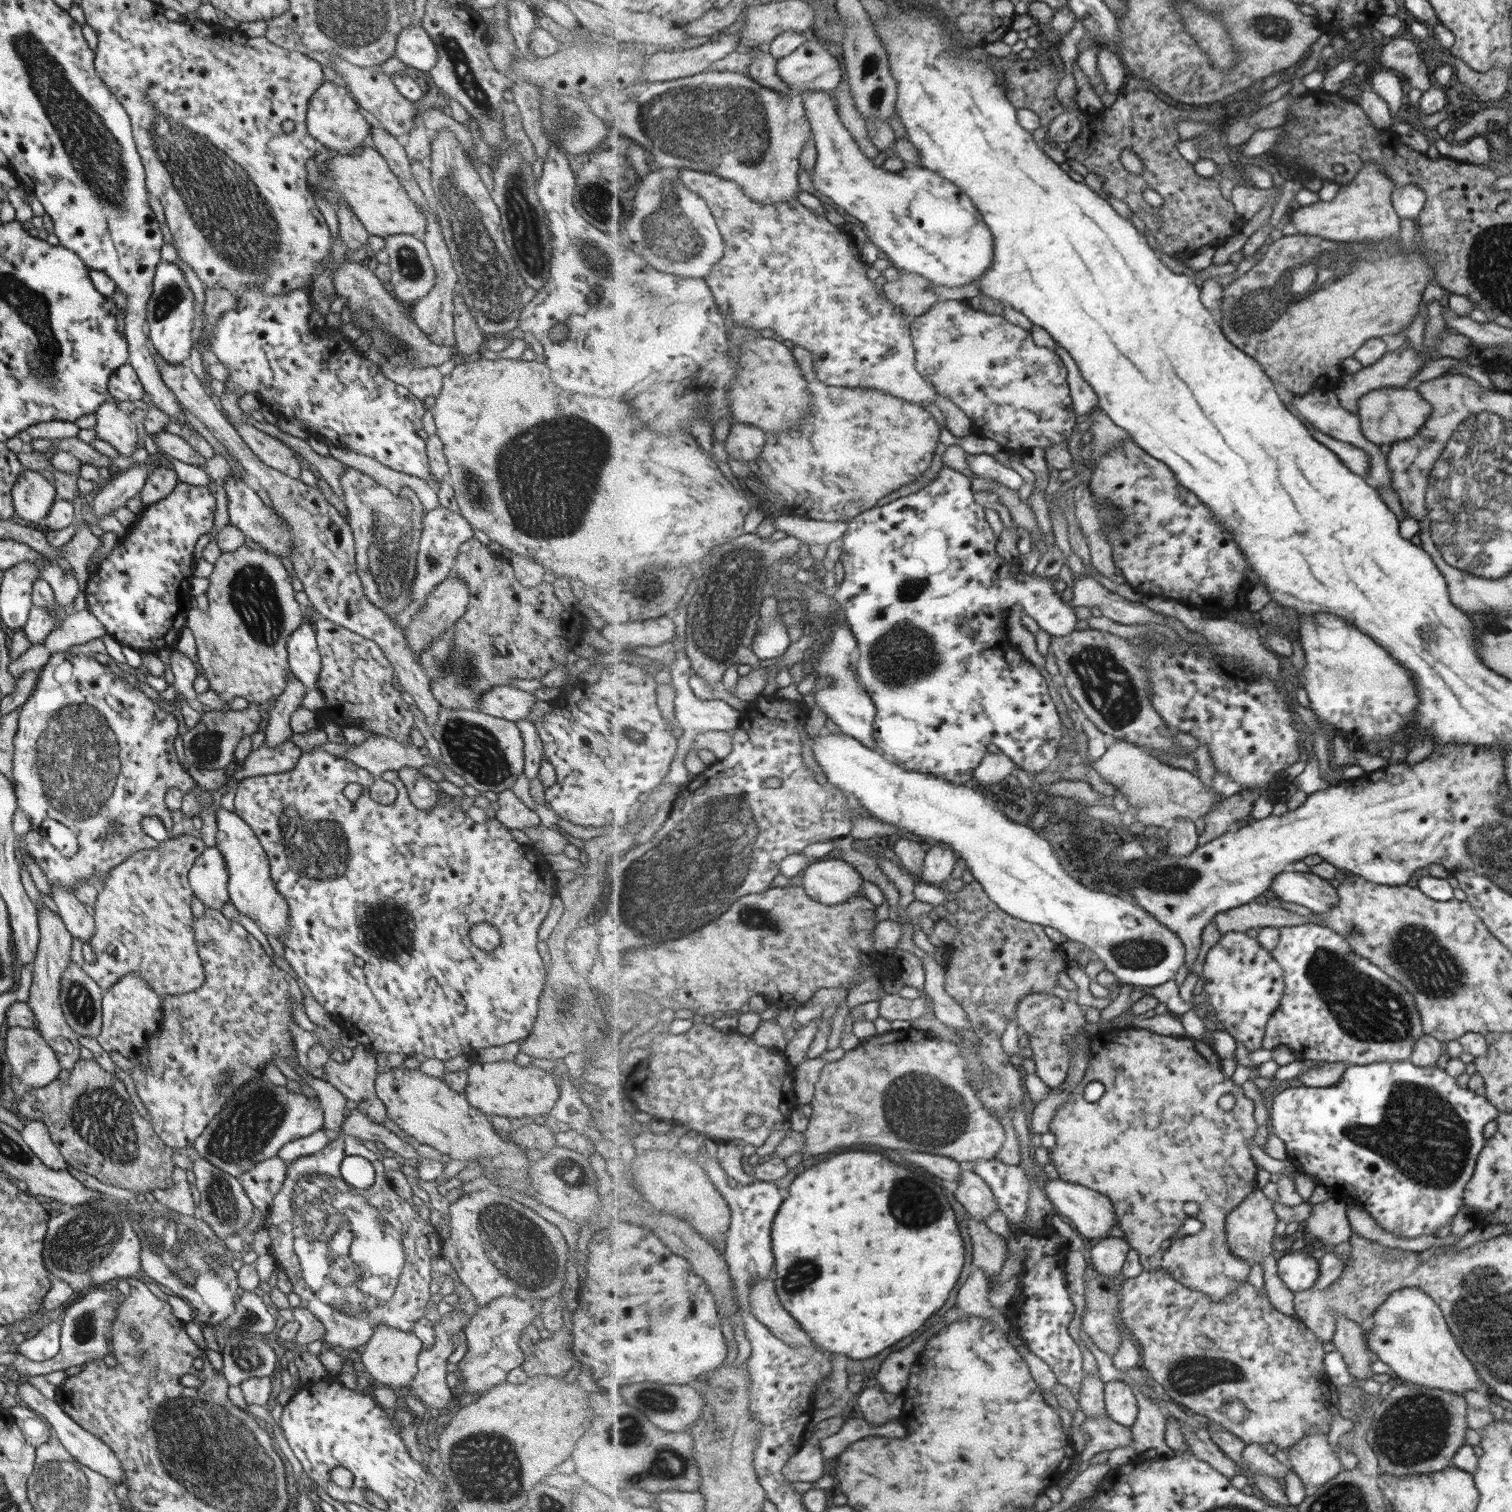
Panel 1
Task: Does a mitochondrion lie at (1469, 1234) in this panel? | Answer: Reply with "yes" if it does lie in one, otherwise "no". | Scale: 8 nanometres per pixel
no

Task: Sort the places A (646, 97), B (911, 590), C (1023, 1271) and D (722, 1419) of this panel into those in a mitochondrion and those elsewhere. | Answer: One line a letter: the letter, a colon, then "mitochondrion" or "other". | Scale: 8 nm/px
A: mitochondrion
B: mitochondrion
C: other
D: mitochondrion

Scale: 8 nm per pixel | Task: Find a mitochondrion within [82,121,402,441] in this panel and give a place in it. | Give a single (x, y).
(171, 297)

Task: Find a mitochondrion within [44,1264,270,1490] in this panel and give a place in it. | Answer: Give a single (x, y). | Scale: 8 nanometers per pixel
(85, 1329)

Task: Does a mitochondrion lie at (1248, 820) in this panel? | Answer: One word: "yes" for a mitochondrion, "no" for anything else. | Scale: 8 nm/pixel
no

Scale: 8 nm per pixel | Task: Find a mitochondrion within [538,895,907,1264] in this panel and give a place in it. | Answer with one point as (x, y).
(749, 915)

